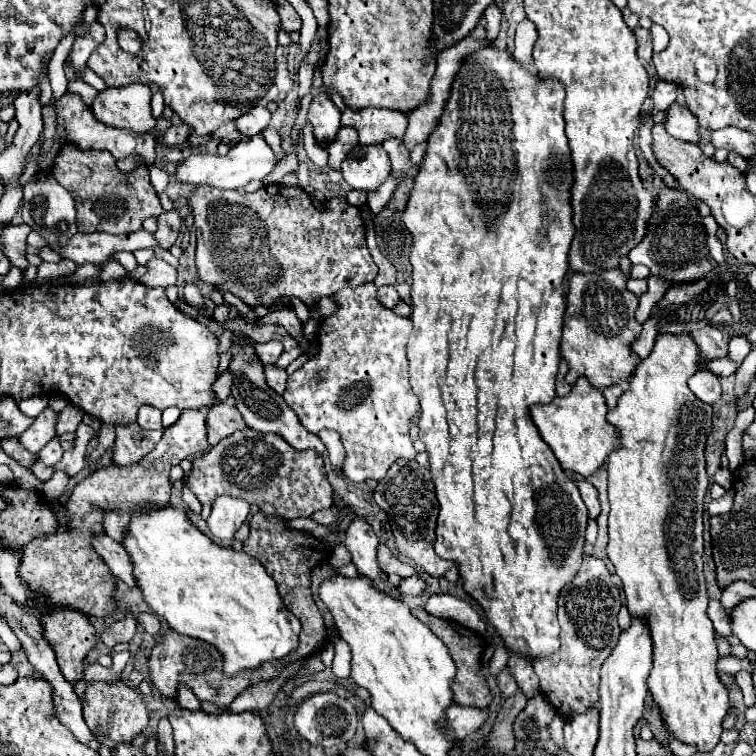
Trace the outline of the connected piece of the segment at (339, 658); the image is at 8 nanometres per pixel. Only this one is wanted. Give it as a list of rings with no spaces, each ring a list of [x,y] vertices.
[[[344,639],[334,641],[334,661],[332,661],[332,673],[338,681],[344,681],[350,677],[350,651]]]

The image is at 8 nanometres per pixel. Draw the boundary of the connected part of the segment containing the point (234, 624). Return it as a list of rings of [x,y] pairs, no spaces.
[[[148,507],[144,513],[130,513],[128,531],[122,539],[122,545],[132,559],[134,575],[148,607],[158,617],[166,619],[176,633],[198,637],[218,647],[218,651],[224,655],[224,675],[232,677],[234,671],[254,669],[264,661],[282,659],[298,647],[300,621],[284,607],[276,583],[266,573],[266,569],[244,551],[220,547],[210,541],[192,525],[182,507]]]

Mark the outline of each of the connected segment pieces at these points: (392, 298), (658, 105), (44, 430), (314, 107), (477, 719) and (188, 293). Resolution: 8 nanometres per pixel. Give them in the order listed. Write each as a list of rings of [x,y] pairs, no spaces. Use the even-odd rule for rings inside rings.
[[[382,287],[382,289],[378,289],[378,299],[388,309],[392,309],[400,301],[400,297],[398,297],[398,293],[396,293],[394,287]]]
[[[658,81],[652,93],[654,111],[666,111],[678,97],[678,87],[670,81]]]
[[[50,407],[44,409],[40,413],[40,417],[34,419],[34,423],[18,437],[20,443],[30,451],[30,453],[38,453],[54,435],[56,435],[56,419],[58,413],[52,411]]]
[[[318,93],[308,109],[308,121],[314,125],[318,141],[334,141],[340,129],[340,109],[332,103],[328,93]]]
[[[454,703],[448,711],[446,711],[446,727],[450,727],[448,731],[456,737],[456,739],[464,739],[466,735],[478,731],[484,721],[488,719],[488,709],[478,709],[478,707],[460,707],[458,703]]]
[[[190,283],[184,287],[184,299],[190,301],[192,305],[204,305],[204,297],[202,297],[202,293],[198,291],[196,285],[190,285]]]

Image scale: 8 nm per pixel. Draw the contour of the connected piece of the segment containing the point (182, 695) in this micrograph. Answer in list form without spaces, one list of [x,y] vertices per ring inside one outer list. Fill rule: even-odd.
[[[180,685],[178,687],[178,693],[176,693],[176,701],[182,709],[188,709],[188,711],[198,711],[200,709],[200,701],[196,699],[196,695],[192,695],[192,691],[188,691],[188,687]]]

